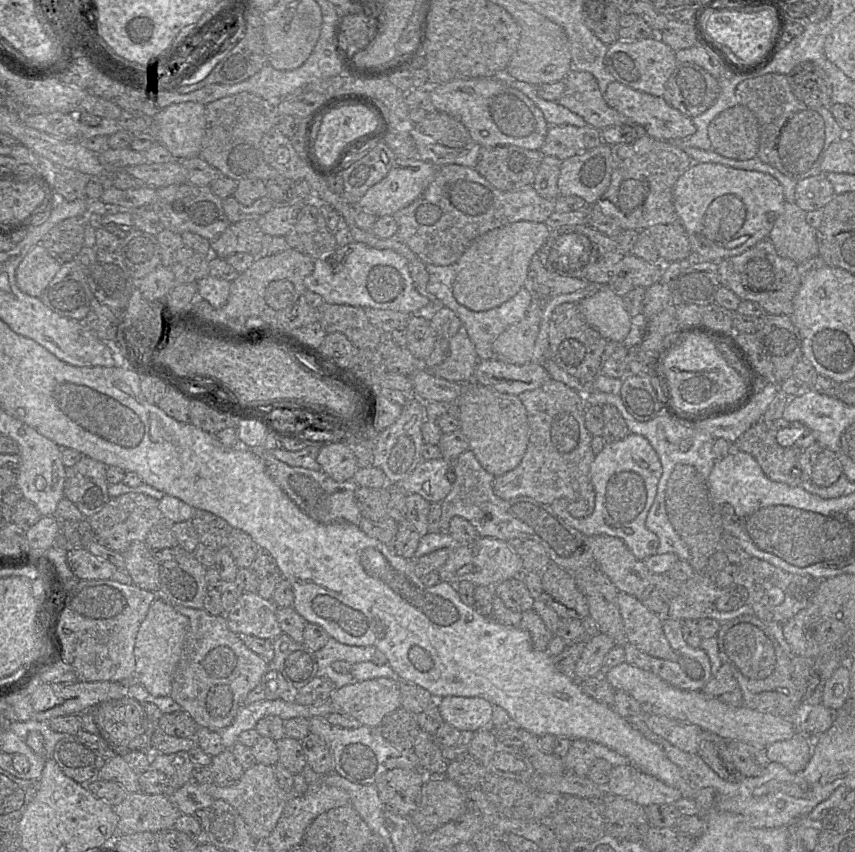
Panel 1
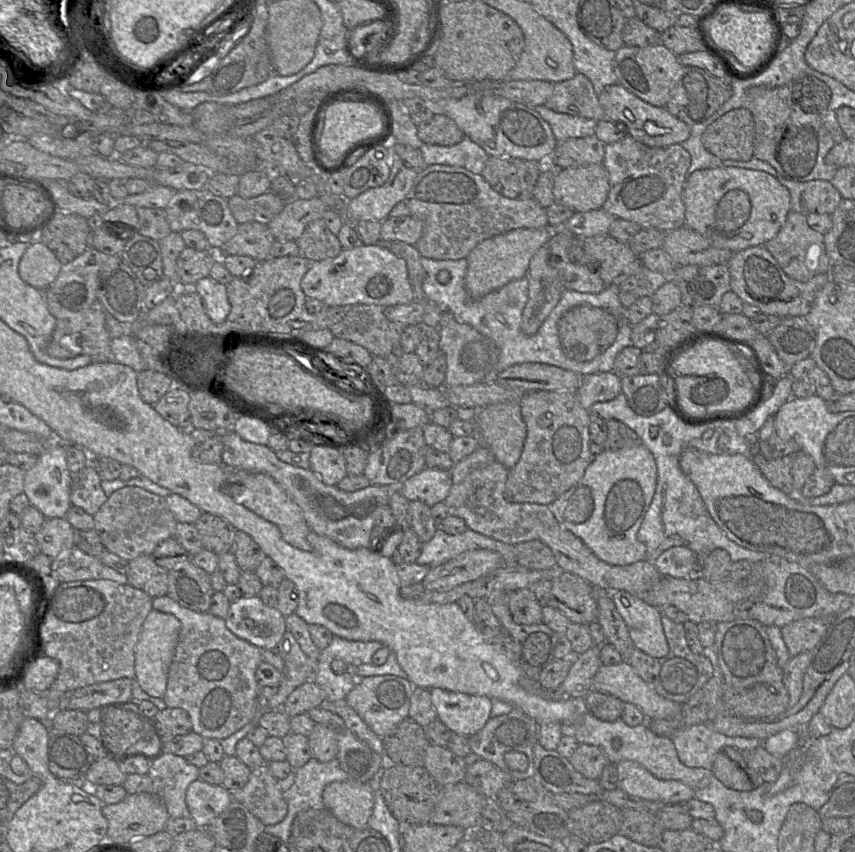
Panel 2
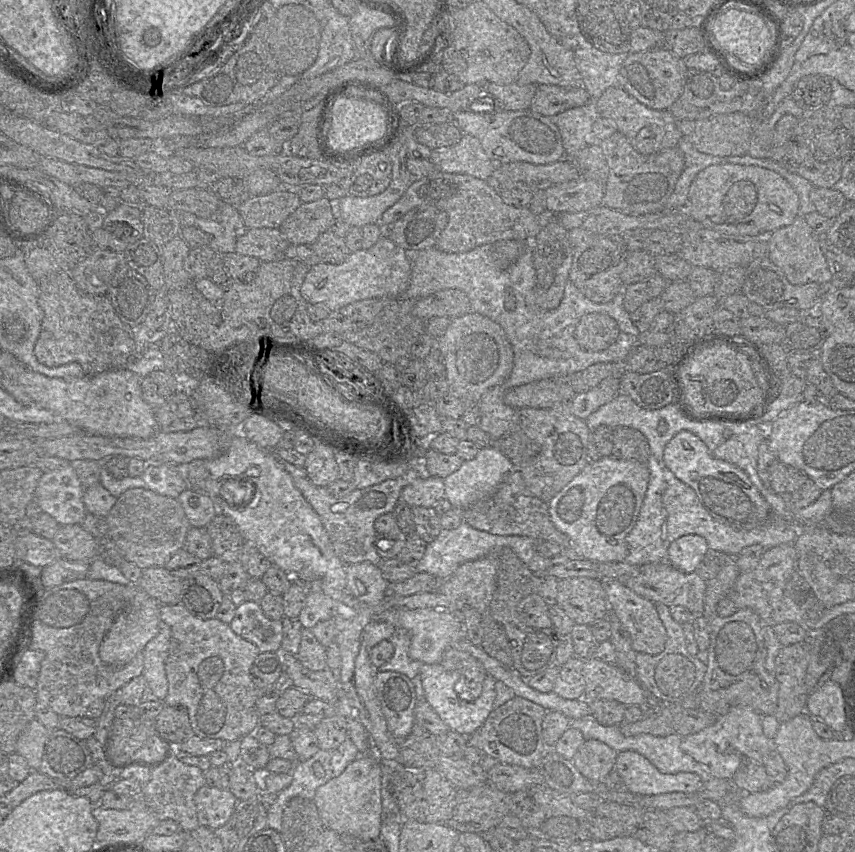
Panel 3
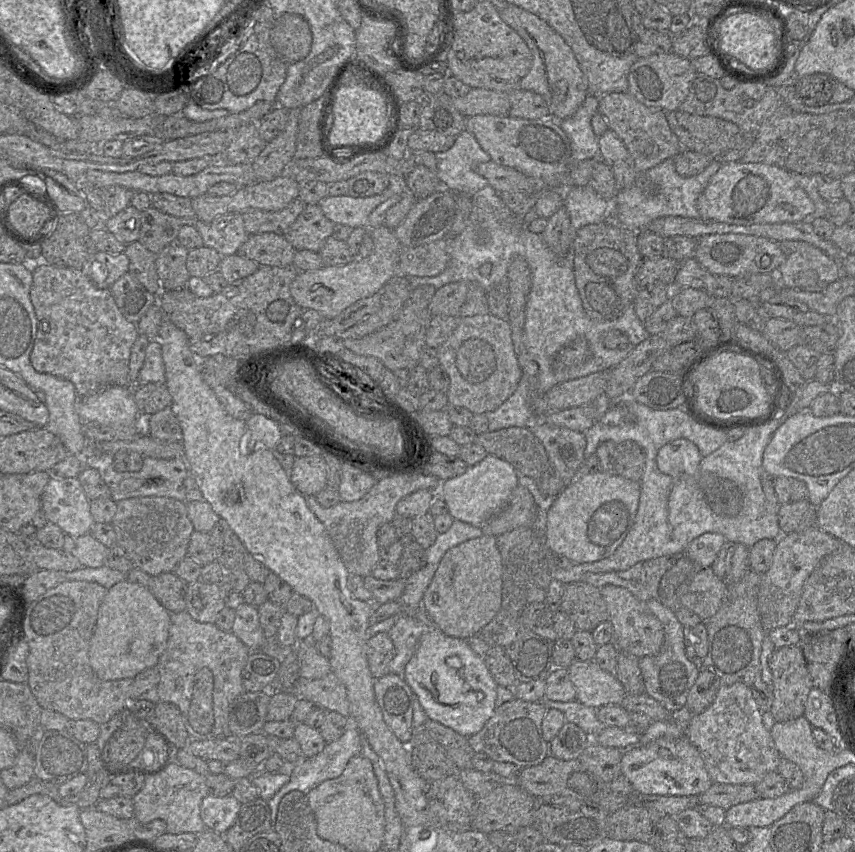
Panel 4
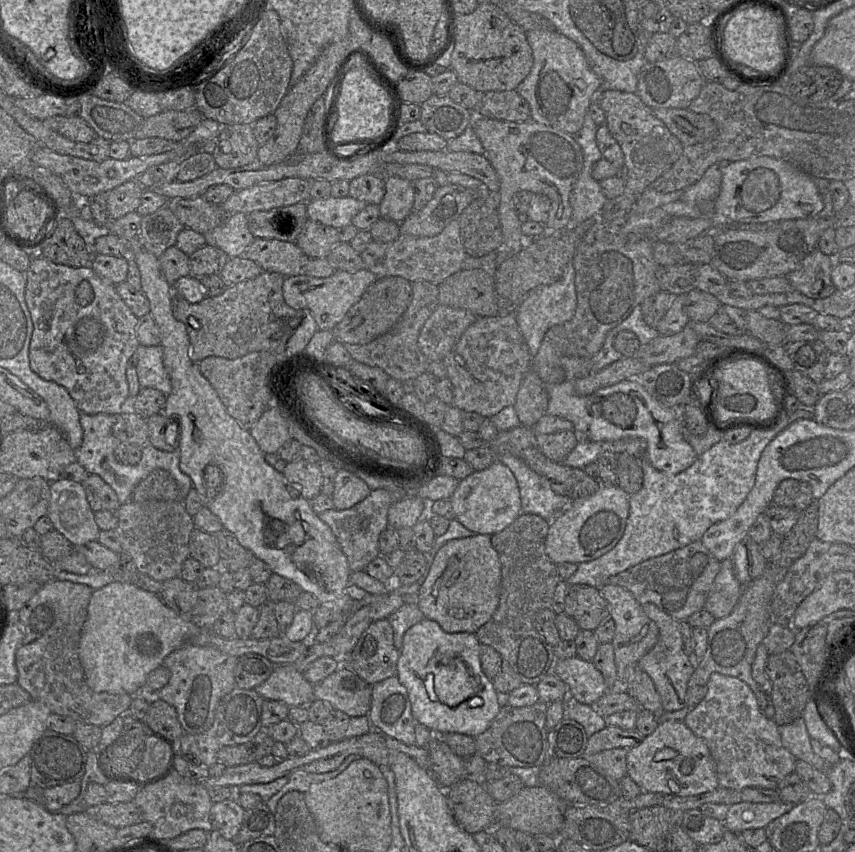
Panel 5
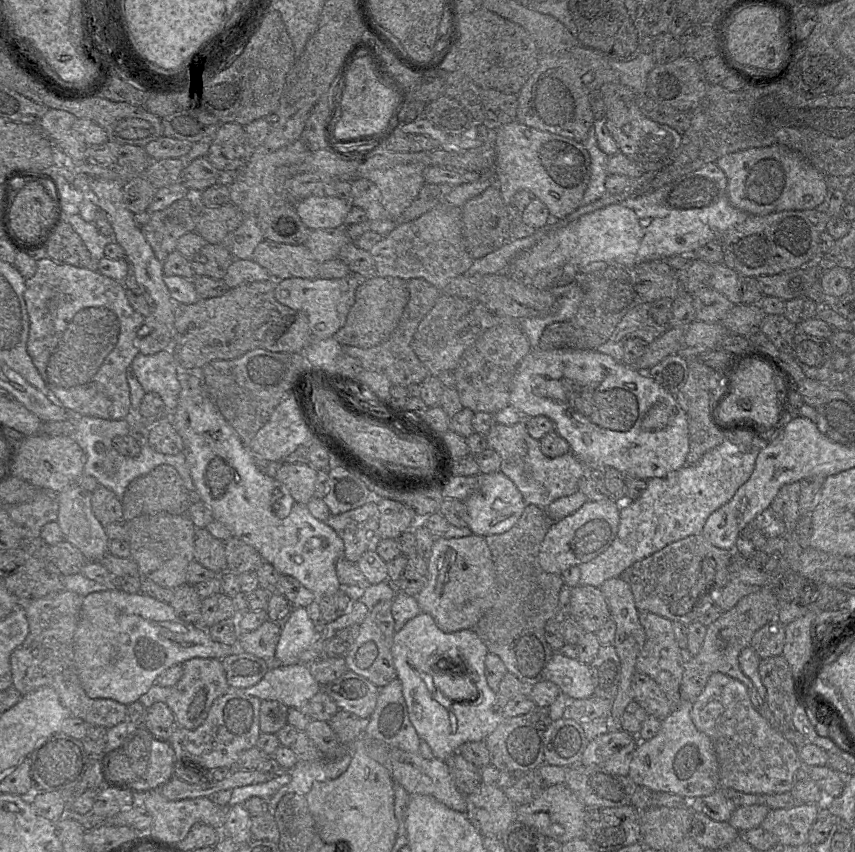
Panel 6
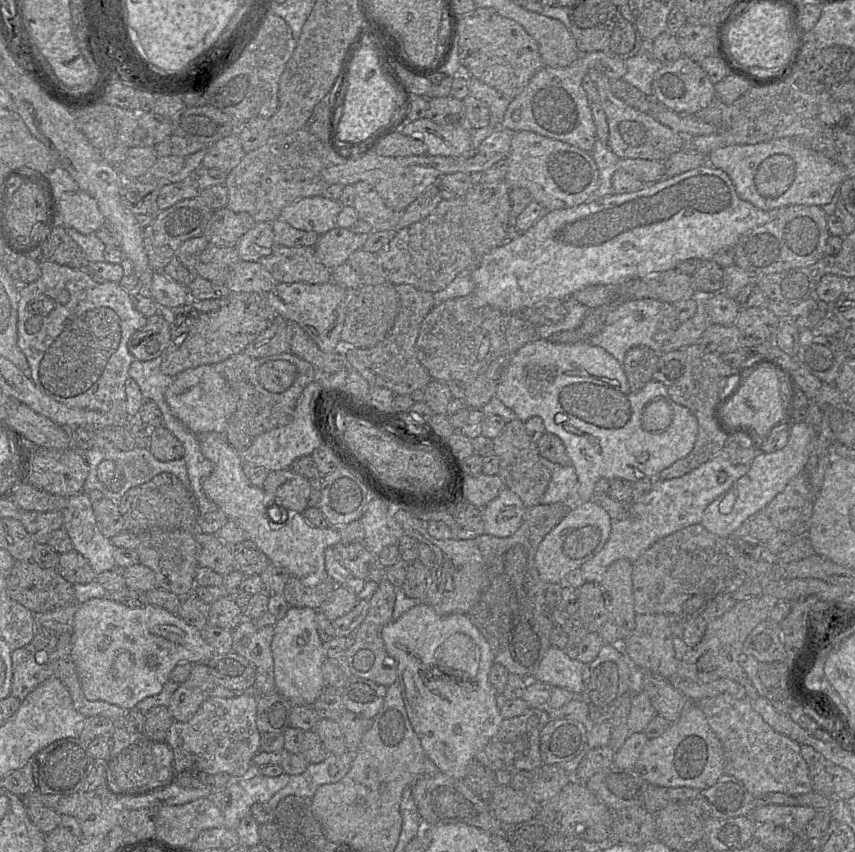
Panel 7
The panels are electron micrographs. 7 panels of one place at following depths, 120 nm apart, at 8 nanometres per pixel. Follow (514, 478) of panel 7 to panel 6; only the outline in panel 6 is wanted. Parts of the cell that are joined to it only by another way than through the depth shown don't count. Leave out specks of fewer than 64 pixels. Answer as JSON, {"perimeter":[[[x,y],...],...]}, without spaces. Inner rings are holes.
{"perimeter":[[[526,420],[507,426],[496,423],[486,435],[488,448],[497,452],[503,462],[523,462],[527,455]]]}

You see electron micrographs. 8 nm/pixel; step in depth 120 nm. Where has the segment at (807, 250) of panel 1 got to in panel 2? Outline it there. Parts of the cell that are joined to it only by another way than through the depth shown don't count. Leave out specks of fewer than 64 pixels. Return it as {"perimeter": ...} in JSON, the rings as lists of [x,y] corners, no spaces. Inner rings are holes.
{"perimeter":[[[790,210],[778,234],[764,246],[777,260],[783,271],[791,278],[804,282],[812,277],[828,273],[829,257],[824,243],[824,235],[812,229],[805,212]]]}

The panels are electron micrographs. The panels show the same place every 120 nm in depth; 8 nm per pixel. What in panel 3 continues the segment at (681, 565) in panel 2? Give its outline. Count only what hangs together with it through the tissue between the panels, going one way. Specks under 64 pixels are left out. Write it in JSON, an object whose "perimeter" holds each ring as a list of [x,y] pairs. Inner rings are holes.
{"perimeter":[[[698,535],[678,538],[668,548],[667,563],[684,572],[695,572],[709,551],[706,540]]]}

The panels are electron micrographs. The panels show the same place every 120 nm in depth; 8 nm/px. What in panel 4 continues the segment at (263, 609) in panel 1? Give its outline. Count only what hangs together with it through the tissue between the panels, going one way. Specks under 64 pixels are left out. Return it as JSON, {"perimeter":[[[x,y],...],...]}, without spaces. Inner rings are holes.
{"perimeter":[[[246,603],[235,610],[232,633],[251,651],[261,650],[268,641],[260,624],[258,608]]]}

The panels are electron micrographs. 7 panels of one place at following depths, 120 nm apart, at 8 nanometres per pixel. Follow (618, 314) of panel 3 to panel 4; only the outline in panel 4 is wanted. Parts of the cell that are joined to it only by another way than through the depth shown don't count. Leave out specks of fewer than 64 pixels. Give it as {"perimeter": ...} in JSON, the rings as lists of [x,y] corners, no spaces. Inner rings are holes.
{"perimeter":[[[490,185],[472,195],[471,200],[472,210],[465,229],[456,236],[448,236],[450,260],[444,271],[433,277],[408,278],[412,290],[420,285],[432,285],[438,289],[451,282],[469,280],[478,283],[488,291],[507,279],[508,267],[514,256],[521,256],[527,261],[531,270],[532,284],[526,302],[525,344],[532,359],[538,365],[538,374],[536,376],[522,375],[515,392],[496,410],[485,414],[488,418],[489,432],[509,427],[528,428],[531,420],[538,417],[533,413],[533,400],[536,396],[544,396],[559,383],[595,372],[609,371],[625,359],[637,344],[647,339],[650,333],[638,318],[634,302],[617,319],[604,322],[590,319],[584,311],[575,283],[573,246],[565,257],[558,257],[545,244],[541,234],[531,232],[520,225],[512,225],[515,214]],[[487,262],[492,264],[491,272],[488,275],[482,275],[480,267]],[[613,329],[627,334],[630,340],[627,347],[607,349],[604,346],[604,336]],[[579,336],[584,336],[588,341],[589,357],[580,365],[562,369],[562,371],[554,370],[552,361],[556,354]]]}

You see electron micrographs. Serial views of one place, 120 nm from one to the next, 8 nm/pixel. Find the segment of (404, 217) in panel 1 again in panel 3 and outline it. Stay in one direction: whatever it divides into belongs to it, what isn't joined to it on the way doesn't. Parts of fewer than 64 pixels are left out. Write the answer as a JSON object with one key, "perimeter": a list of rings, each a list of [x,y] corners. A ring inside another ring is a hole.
{"perimeter":[[[438,169],[419,180],[412,180],[402,197],[383,213],[379,224],[382,228],[390,227],[419,205],[435,205],[447,213],[448,223],[435,246],[448,253],[468,252],[478,246],[494,244],[500,240],[531,242],[542,228],[537,216],[528,207],[515,207],[505,203],[486,180]]]}

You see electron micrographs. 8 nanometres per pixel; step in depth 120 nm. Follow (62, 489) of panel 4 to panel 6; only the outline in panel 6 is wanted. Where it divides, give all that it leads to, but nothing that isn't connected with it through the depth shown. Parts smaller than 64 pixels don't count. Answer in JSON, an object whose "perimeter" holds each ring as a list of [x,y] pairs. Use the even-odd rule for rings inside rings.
{"perimeter":[[[76,484],[59,492],[57,523],[64,539],[82,552],[86,562],[100,562],[108,553],[109,539],[92,511],[91,495]]]}

